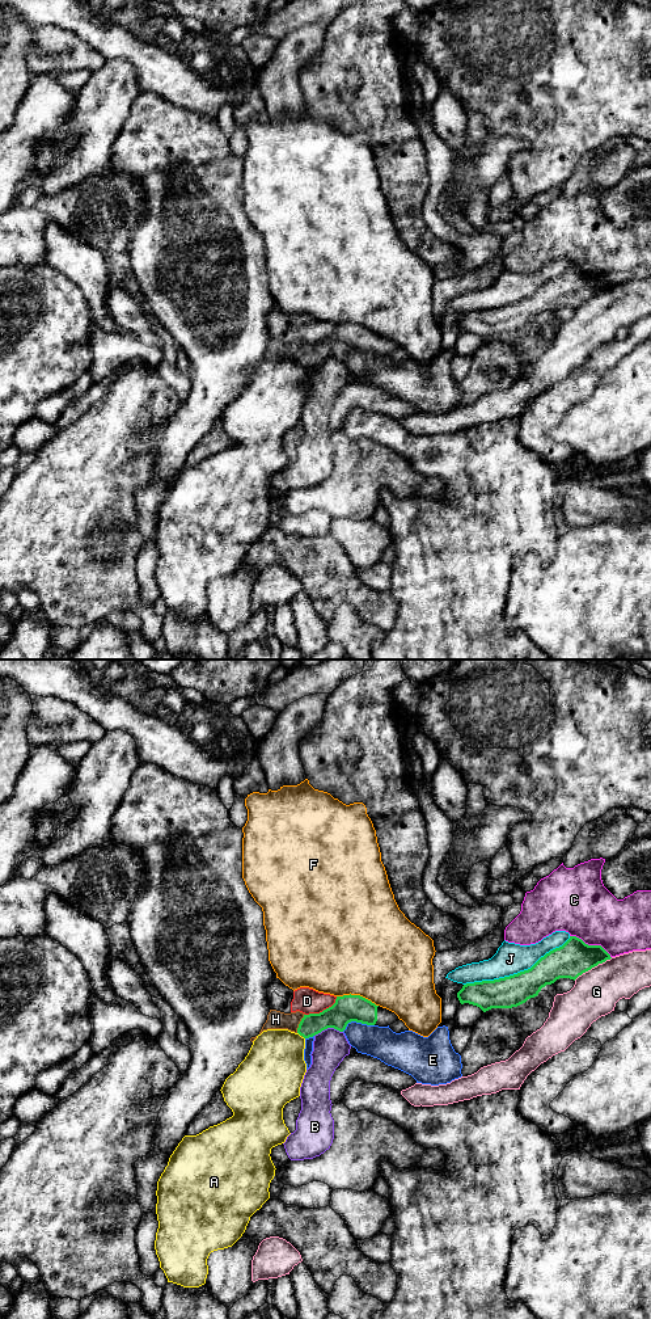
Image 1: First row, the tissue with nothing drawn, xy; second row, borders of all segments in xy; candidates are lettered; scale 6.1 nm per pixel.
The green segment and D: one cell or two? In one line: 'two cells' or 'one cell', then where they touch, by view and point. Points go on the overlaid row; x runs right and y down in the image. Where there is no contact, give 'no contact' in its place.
two cells; meets green in xy at (324, 1010)

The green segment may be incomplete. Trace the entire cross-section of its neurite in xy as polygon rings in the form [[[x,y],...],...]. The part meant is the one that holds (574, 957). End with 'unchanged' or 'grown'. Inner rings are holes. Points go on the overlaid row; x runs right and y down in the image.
[[[576,936],[541,957],[530,969],[517,974],[466,983],[457,993],[461,1004],[469,1003],[483,1012],[491,1008],[512,1008],[538,995],[542,987],[559,978],[576,979],[599,964],[610,960],[601,945],[588,945]]] | unchanged

